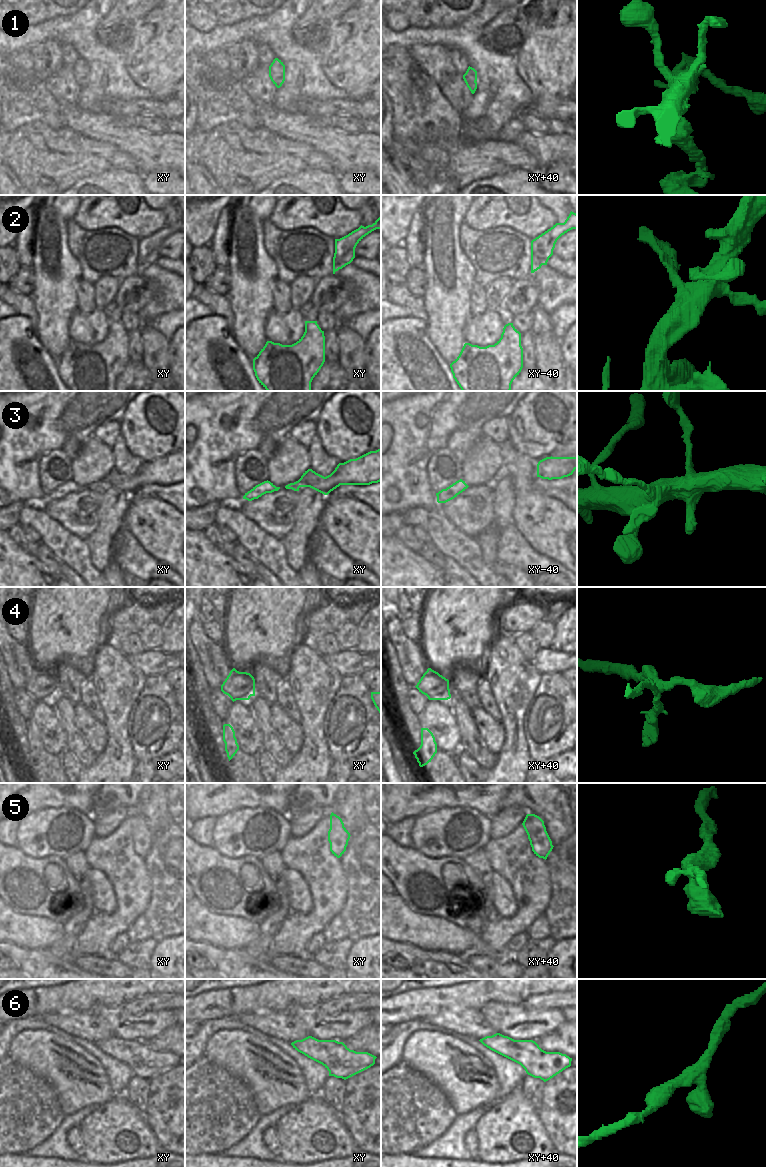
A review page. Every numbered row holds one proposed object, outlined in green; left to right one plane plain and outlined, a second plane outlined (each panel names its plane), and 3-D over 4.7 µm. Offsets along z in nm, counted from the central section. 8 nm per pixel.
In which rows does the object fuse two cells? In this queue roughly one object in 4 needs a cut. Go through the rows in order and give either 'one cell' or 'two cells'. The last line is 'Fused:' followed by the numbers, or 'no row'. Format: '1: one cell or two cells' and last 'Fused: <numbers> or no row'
1: two cells
2: two cells
3: one cell
4: two cells
5: one cell
6: one cell
Fused: 1, 2, 4

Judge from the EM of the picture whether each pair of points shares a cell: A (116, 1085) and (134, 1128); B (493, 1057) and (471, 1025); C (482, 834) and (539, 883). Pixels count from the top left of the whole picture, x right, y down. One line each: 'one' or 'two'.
A: two
B: two
C: two

